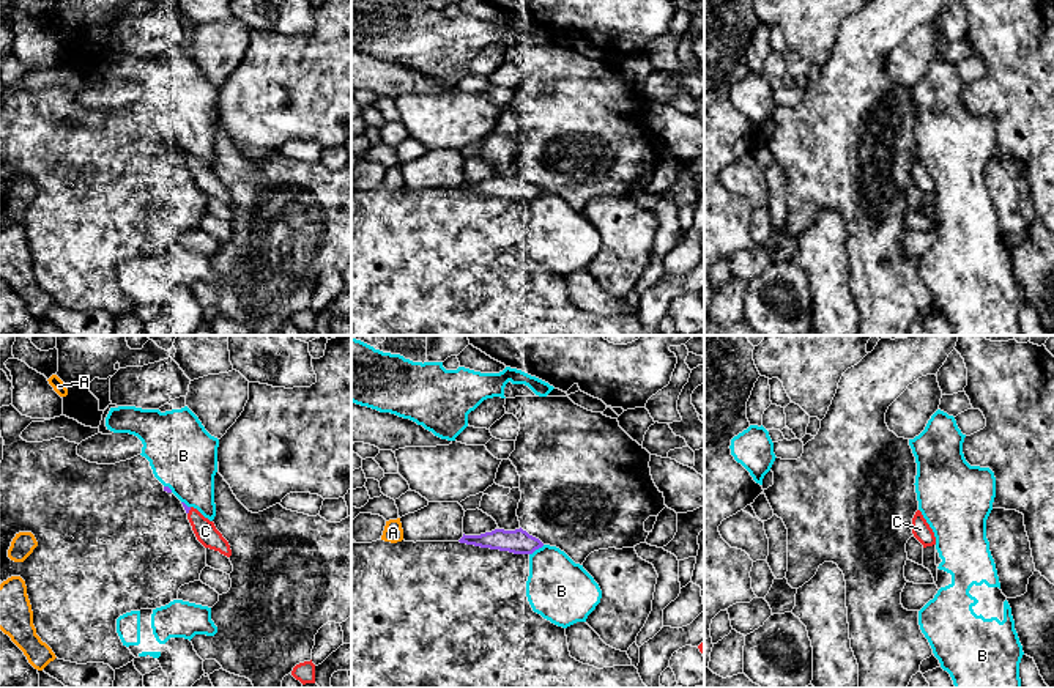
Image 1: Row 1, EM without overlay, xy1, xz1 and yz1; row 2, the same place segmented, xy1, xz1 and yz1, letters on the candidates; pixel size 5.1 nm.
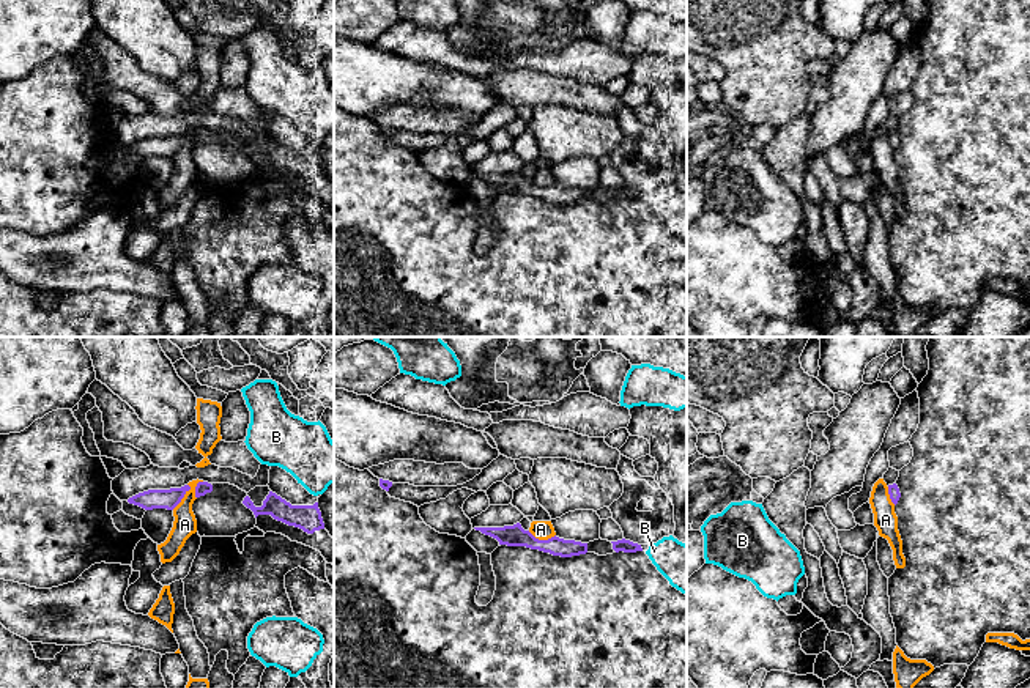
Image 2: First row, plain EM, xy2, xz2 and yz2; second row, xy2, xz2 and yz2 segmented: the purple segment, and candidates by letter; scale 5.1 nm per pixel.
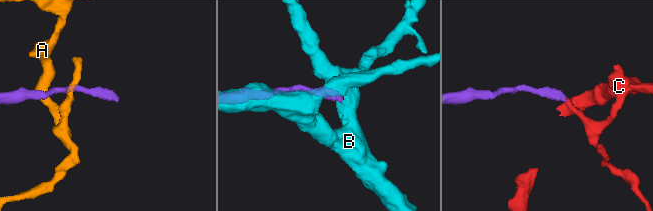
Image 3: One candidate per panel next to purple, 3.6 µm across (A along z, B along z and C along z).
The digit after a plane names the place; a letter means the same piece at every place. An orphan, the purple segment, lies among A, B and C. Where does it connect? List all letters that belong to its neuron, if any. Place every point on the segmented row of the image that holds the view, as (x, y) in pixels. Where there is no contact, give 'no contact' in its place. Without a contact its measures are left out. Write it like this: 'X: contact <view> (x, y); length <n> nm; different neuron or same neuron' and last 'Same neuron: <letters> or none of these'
A: contact xy2 (183, 496); length 160 nm; different neuron
B: contact xz1 (536, 548); length 90 nm; different neuron
C: contact xy1 (189, 509); length 40 nm; same neuron
Same neuron: C

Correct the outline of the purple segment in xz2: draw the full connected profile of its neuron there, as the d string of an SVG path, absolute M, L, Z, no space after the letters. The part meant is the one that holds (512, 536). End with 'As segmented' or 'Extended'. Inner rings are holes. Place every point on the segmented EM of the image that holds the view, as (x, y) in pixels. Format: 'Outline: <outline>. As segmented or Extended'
Outline: M520 523L504 527L474 527L474 529L496 538L499 545L526 546L531 549L539 549L561 557L572 557L587 553L587 543L564 540L556 535L548 540L539 540L529 531L524 531Z. As segmented

